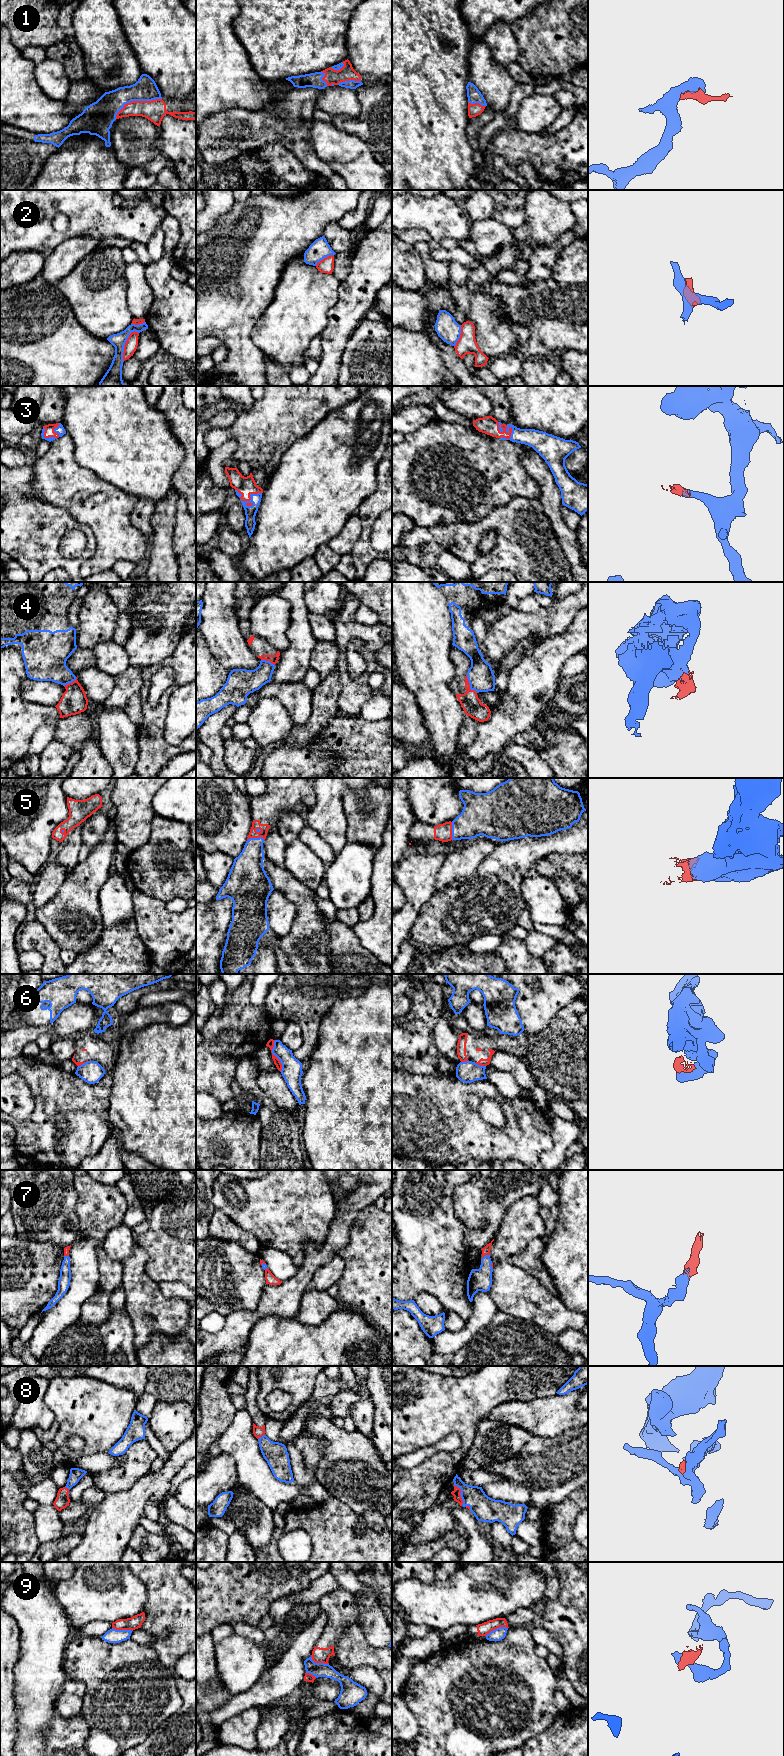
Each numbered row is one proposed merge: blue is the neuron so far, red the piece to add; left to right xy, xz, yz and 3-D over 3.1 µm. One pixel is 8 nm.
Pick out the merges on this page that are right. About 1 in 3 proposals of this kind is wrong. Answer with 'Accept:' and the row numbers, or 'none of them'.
Accept: 1, 3, 5, 7, 8

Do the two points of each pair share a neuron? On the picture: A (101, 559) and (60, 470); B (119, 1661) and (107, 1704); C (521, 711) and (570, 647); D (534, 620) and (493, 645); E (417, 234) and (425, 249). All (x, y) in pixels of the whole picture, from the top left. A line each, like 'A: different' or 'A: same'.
A: same
B: same
C: same
D: same
E: different

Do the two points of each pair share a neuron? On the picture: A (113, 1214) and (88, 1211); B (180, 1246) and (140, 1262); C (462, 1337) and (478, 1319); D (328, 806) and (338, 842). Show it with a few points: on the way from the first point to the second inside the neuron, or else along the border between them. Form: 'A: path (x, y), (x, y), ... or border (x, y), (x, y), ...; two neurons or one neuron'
A: path (107, 1211), (94, 1211); one neuron
B: border (138, 1243), (147, 1255), (145, 1272), (156, 1281); two neurons
C: path (466, 1333), (476, 1323); one neuron
D: path (328, 815), (328, 820), (334, 833); one neuron

